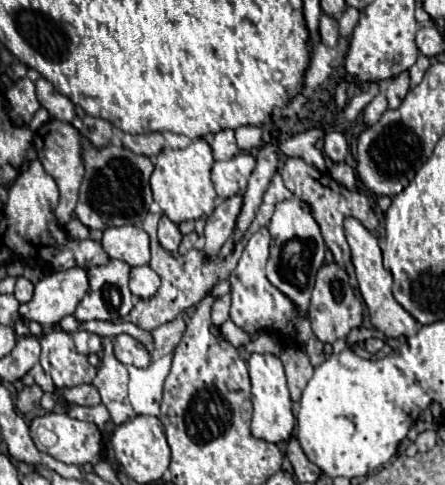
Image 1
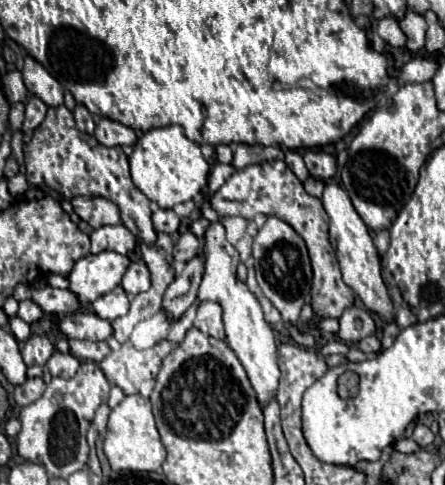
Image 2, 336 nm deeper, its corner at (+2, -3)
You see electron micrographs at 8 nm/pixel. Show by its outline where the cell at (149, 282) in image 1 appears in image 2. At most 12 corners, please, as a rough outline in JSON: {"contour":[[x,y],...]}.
{"contour":[[143,260],[131,262],[121,286],[133,296],[147,292],[151,276]]}

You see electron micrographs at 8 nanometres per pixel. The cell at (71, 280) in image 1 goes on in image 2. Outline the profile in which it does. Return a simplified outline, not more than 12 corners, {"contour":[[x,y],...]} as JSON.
{"contour":[[87,254],[67,276],[69,292],[91,304],[121,284],[129,258]]}

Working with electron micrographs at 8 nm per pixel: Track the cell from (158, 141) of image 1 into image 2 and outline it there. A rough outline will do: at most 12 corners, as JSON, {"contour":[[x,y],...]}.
{"contour":[[97,120],[103,146],[135,146],[137,134],[119,122]]}

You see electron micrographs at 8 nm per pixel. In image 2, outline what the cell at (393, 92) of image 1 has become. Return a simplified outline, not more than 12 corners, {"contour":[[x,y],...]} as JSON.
{"contour":[[409,10],[399,24],[407,50],[417,54],[425,44],[425,18]]}

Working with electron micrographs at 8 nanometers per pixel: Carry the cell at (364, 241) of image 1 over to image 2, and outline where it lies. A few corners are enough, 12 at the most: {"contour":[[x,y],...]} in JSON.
{"contour":[[347,192],[321,196],[343,282],[383,322],[395,306],[379,252]]}

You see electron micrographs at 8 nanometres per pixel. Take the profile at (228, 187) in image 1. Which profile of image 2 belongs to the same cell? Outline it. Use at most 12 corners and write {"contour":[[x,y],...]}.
{"contour":[[283,160],[235,170],[211,198],[223,216],[275,214],[305,240],[313,310],[339,318],[341,280],[321,200]]}

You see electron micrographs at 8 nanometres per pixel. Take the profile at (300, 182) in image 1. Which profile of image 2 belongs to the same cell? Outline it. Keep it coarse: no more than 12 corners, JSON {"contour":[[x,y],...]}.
{"contour":[[237,144],[233,166],[283,160],[279,146]]}

